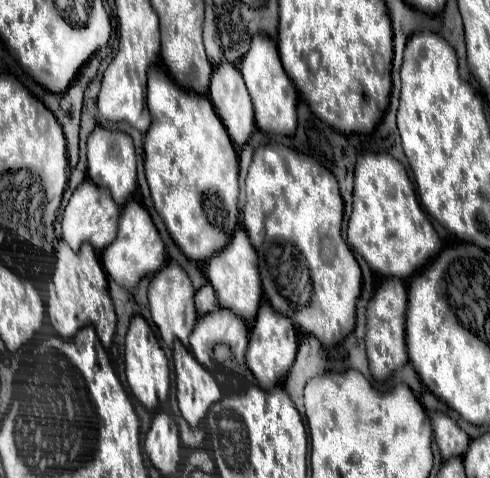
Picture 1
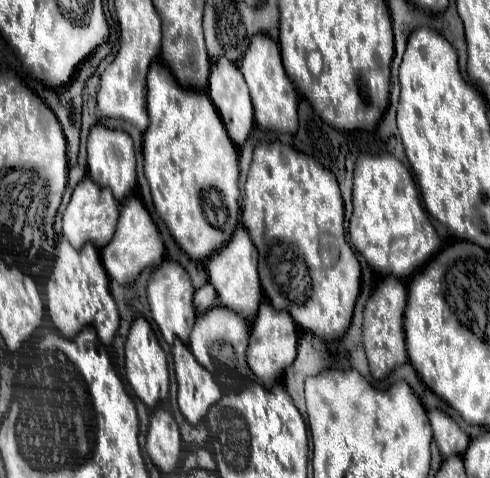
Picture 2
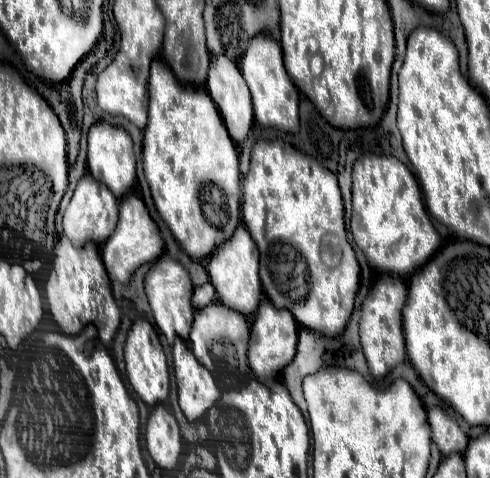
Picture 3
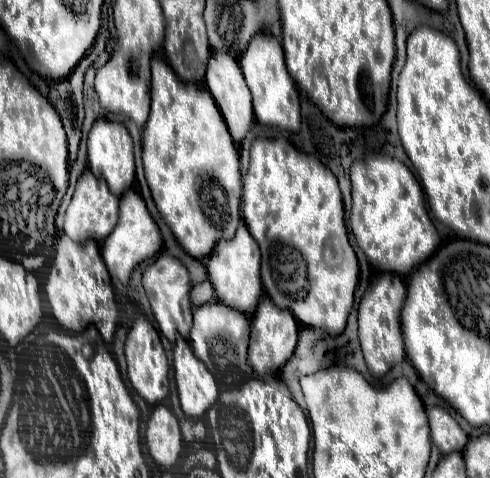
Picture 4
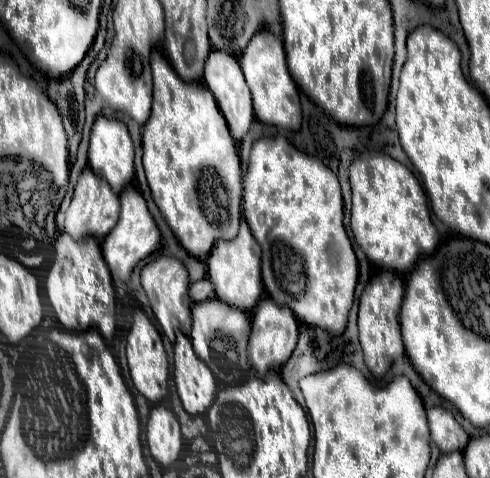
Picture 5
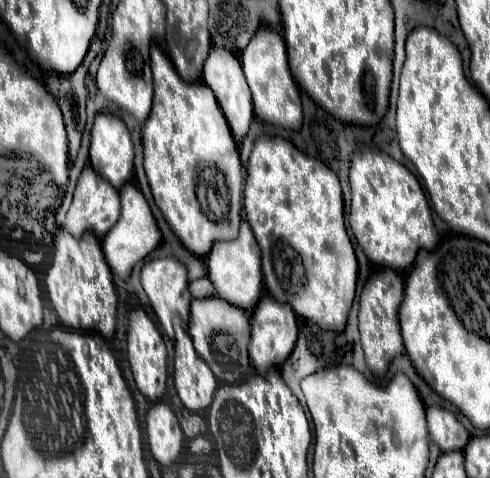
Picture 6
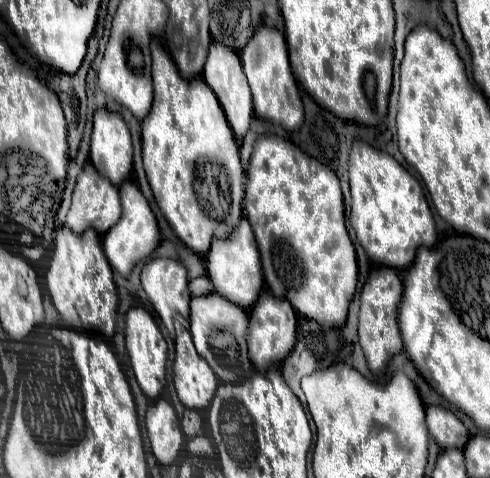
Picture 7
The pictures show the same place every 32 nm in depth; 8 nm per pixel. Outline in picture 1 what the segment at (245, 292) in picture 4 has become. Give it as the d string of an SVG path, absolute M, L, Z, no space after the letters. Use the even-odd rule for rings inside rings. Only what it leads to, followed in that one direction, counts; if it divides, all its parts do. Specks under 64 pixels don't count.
M238 228L234 232L234 236L232 236L228 248L224 248L224 252L218 252L216 256L212 256L212 260L208 260L206 274L208 274L208 282L212 284L212 288L216 292L216 298L220 300L220 306L232 310L236 316L240 316L248 324L252 324L256 318L260 300L262 300L262 284L260 284L256 250L252 248L248 234L242 228Z

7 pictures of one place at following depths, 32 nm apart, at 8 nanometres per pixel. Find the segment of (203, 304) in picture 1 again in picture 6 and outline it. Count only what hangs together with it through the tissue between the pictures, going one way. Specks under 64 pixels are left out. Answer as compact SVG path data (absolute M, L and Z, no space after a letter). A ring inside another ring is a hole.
M206 276L190 282L190 294L192 294L192 298L210 298L214 294L212 282Z

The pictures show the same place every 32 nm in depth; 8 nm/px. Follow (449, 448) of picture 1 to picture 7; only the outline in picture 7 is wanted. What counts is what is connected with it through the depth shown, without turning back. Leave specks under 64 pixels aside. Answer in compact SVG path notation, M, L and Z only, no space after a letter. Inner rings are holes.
M428 406L426 408L426 424L430 436L442 450L448 448L464 448L468 442L466 426L446 408Z

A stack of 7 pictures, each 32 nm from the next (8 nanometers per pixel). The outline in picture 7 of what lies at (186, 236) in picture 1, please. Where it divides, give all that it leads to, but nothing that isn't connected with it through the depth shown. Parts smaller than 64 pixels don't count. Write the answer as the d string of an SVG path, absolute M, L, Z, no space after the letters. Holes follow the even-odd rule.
M152 40L154 102L142 122L144 170L164 218L196 254L206 254L214 236L228 238L242 216L244 170L238 144L224 120L212 88L204 80L184 80L158 40Z

